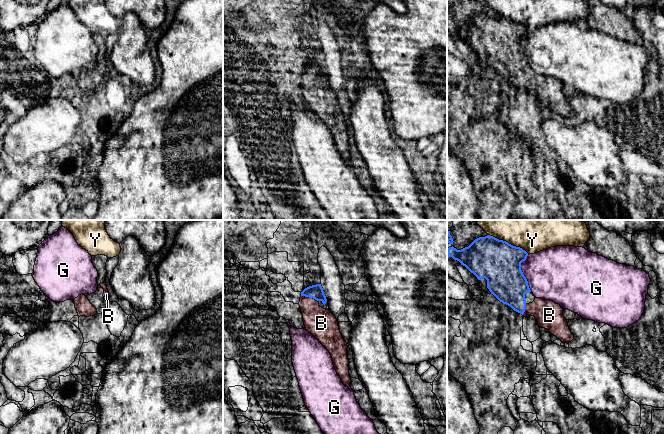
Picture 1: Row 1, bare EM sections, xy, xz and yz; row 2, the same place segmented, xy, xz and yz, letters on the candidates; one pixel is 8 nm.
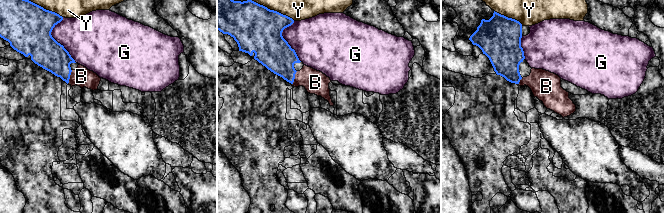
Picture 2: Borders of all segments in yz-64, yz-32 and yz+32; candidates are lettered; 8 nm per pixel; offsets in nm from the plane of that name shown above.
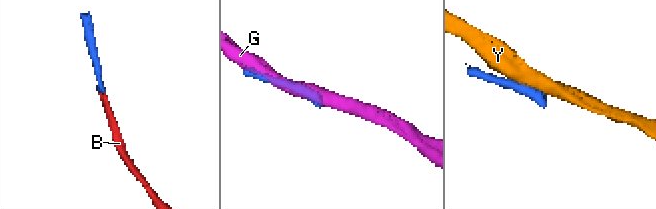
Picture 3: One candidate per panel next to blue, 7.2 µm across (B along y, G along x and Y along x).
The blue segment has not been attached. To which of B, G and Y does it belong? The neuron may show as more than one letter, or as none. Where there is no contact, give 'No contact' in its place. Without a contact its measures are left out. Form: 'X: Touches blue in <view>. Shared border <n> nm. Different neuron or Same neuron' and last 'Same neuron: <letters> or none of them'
B: Touches blue in xz. Shared border 150 nm. Same neuron
G: Touches blue in yz. Shared border 300 nm. Different neuron
Y: Touches blue in yz. Shared border 360 nm. Different neuron
Same neuron: B

